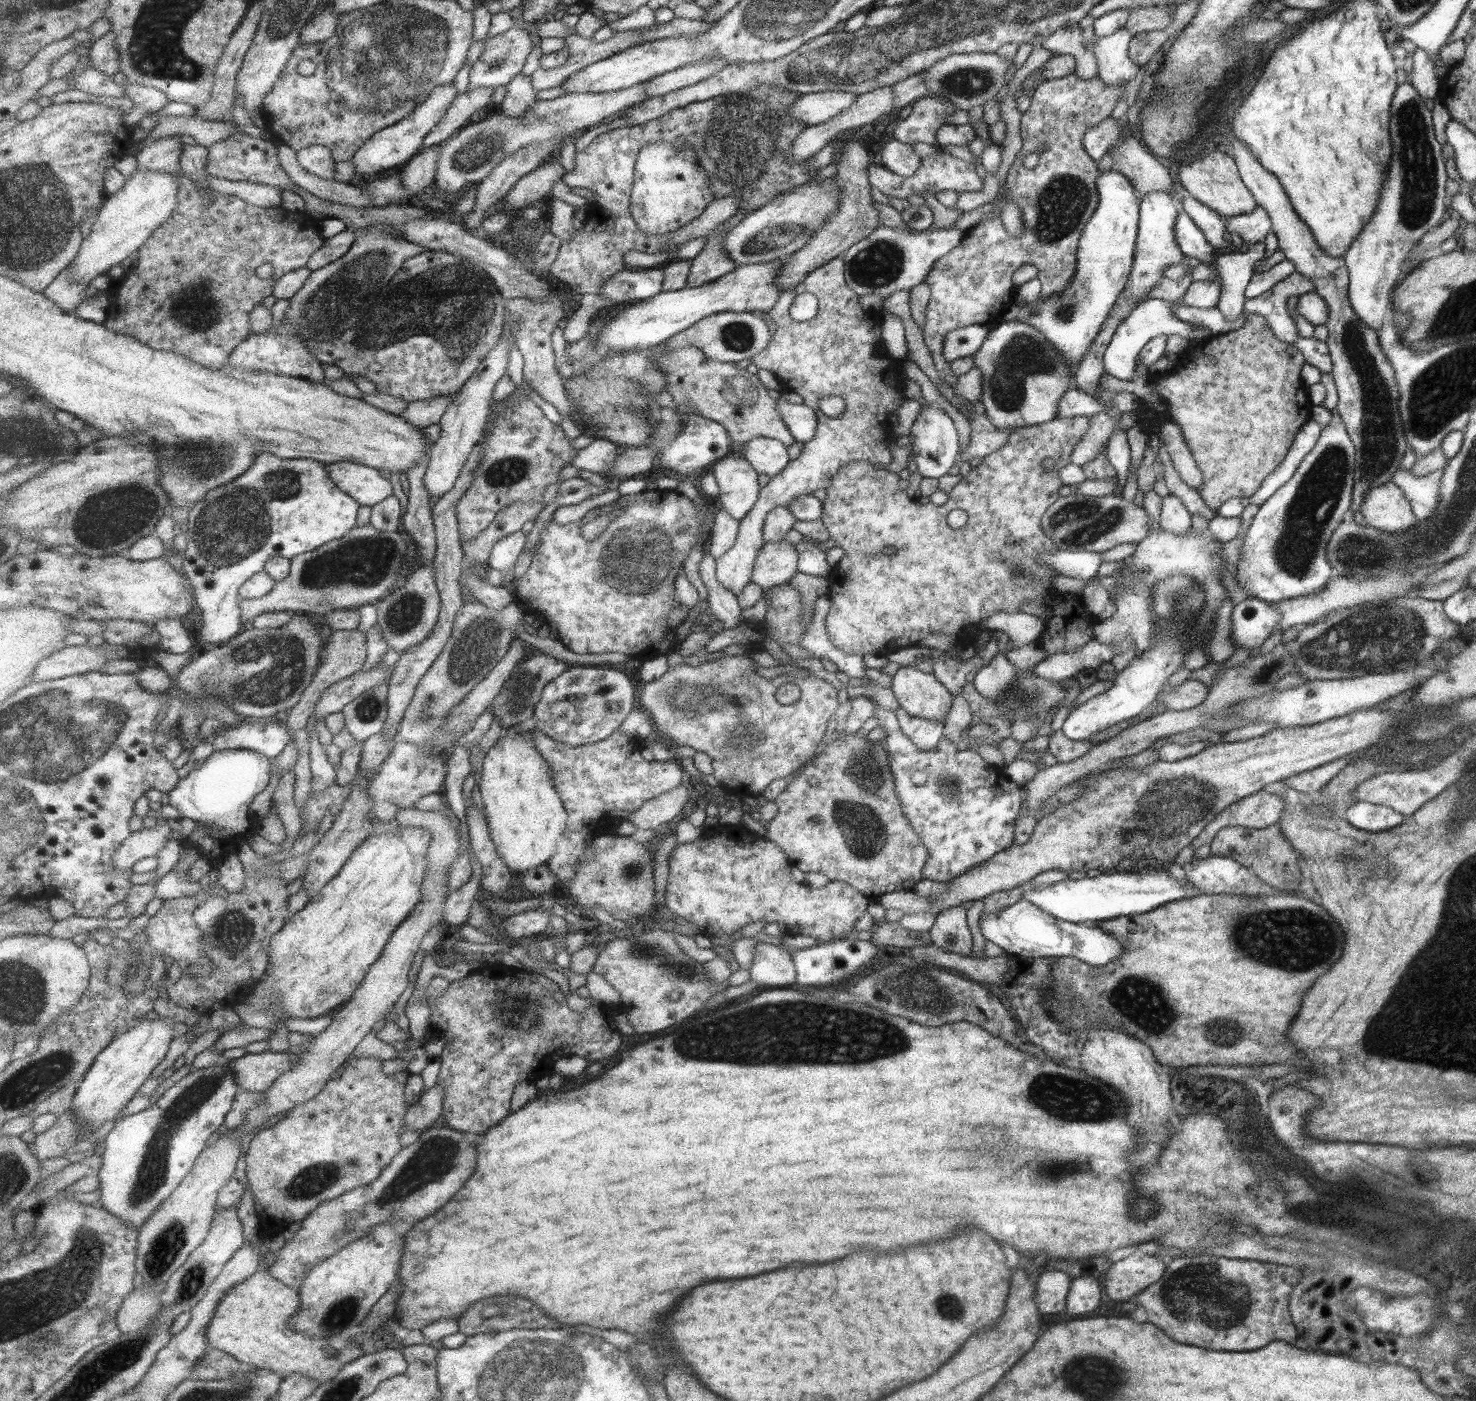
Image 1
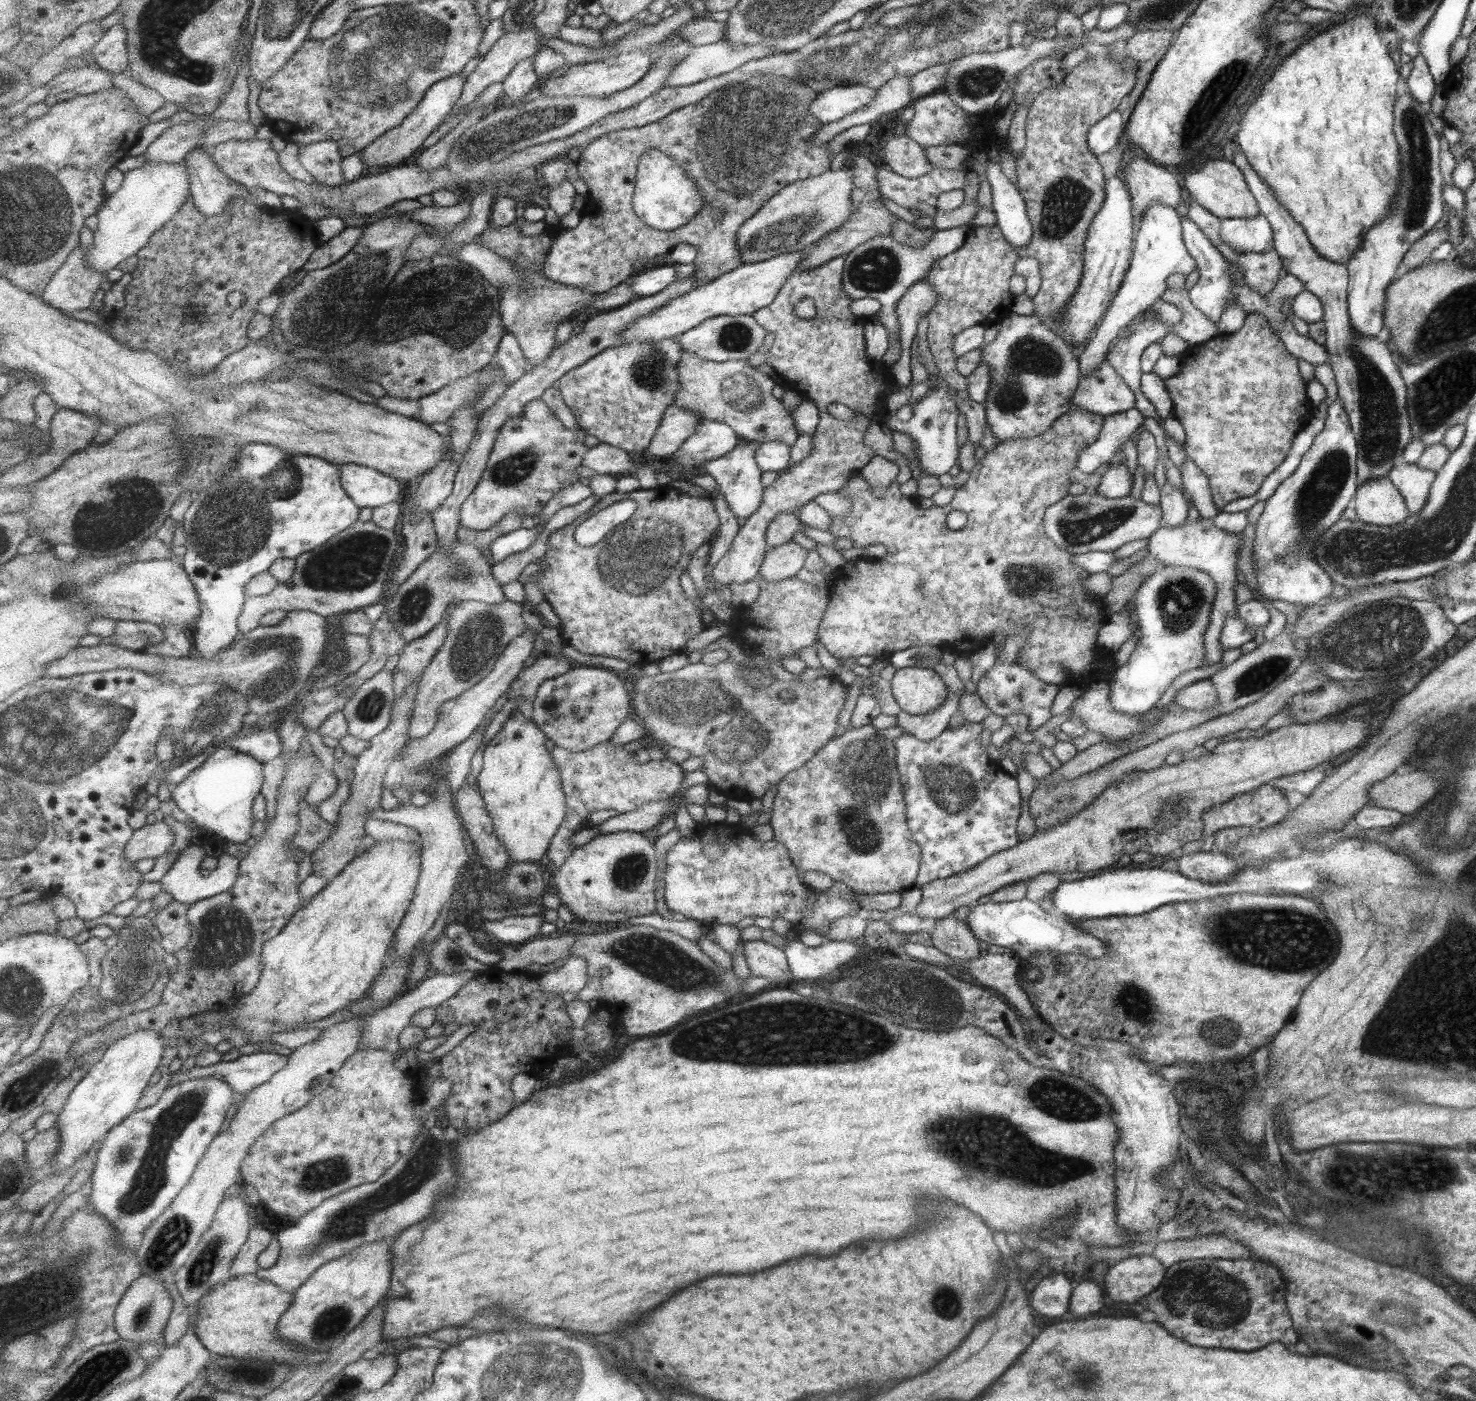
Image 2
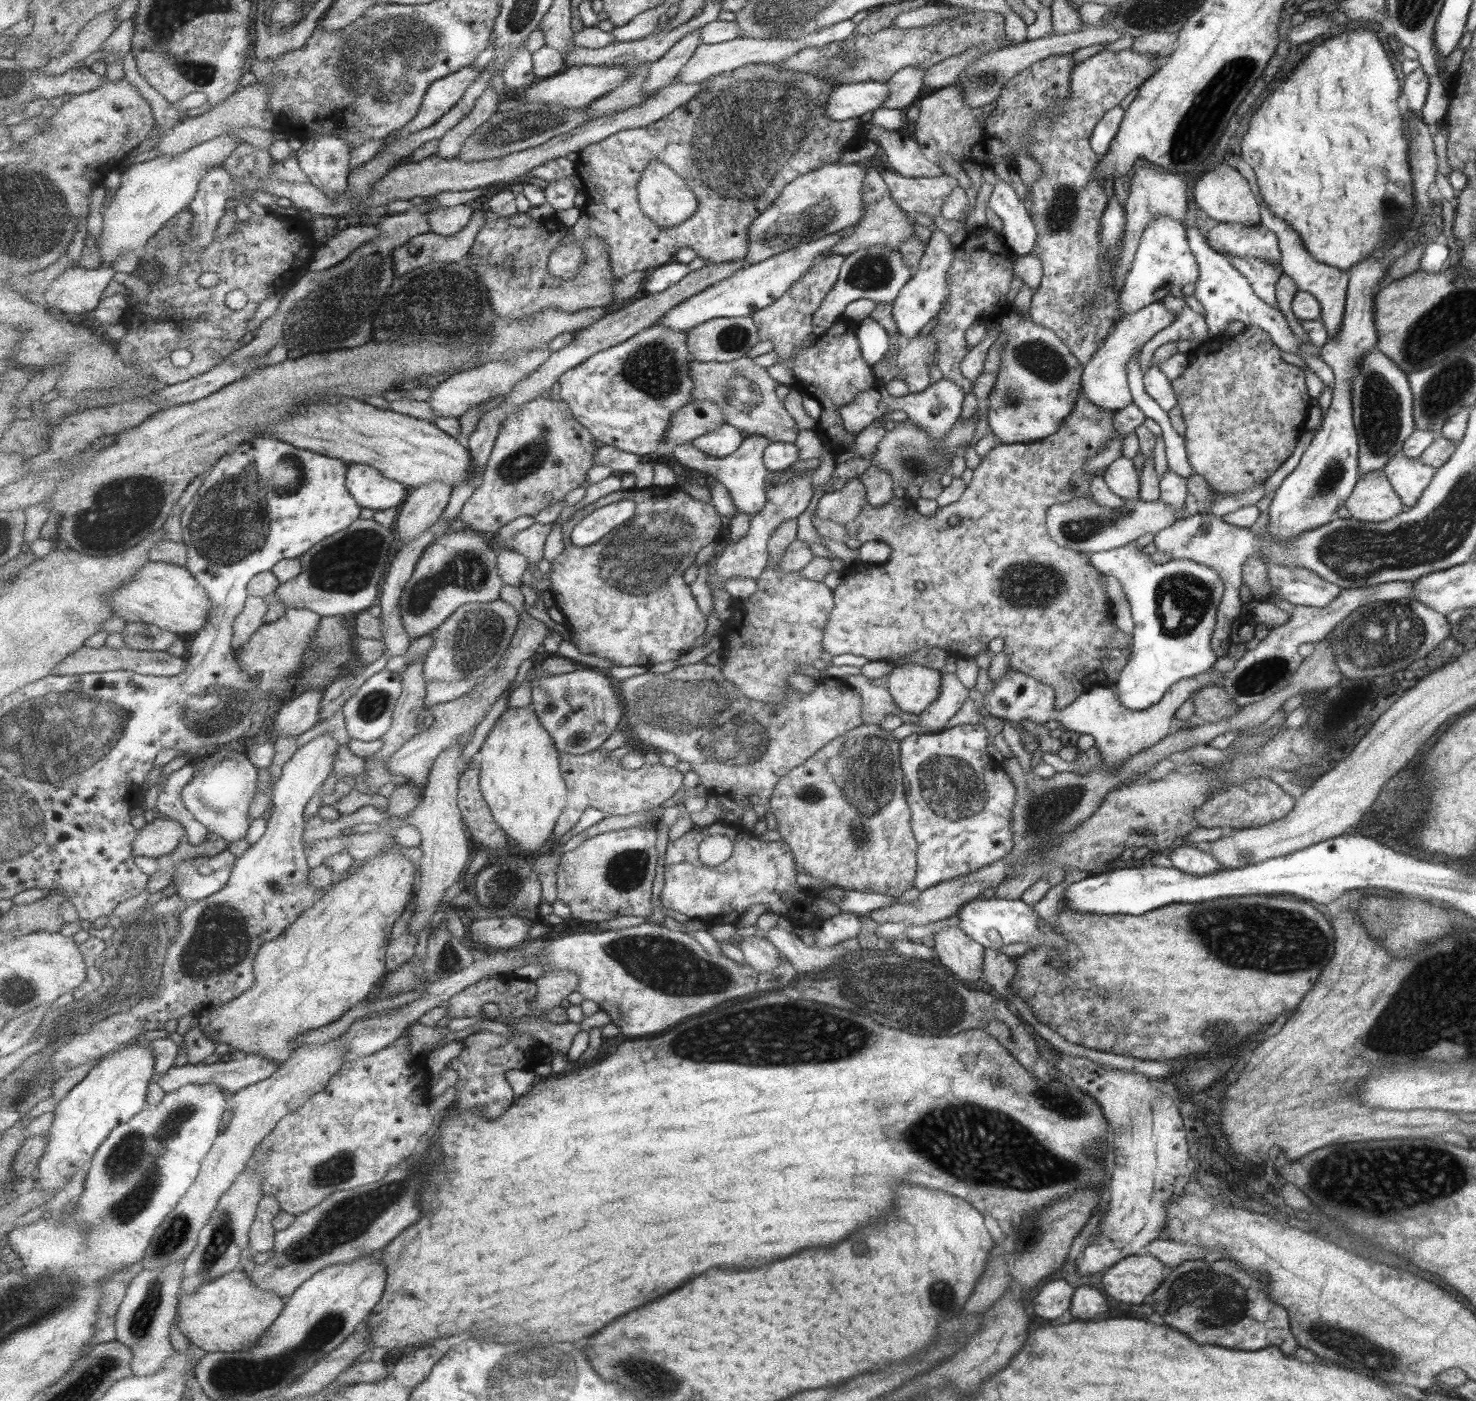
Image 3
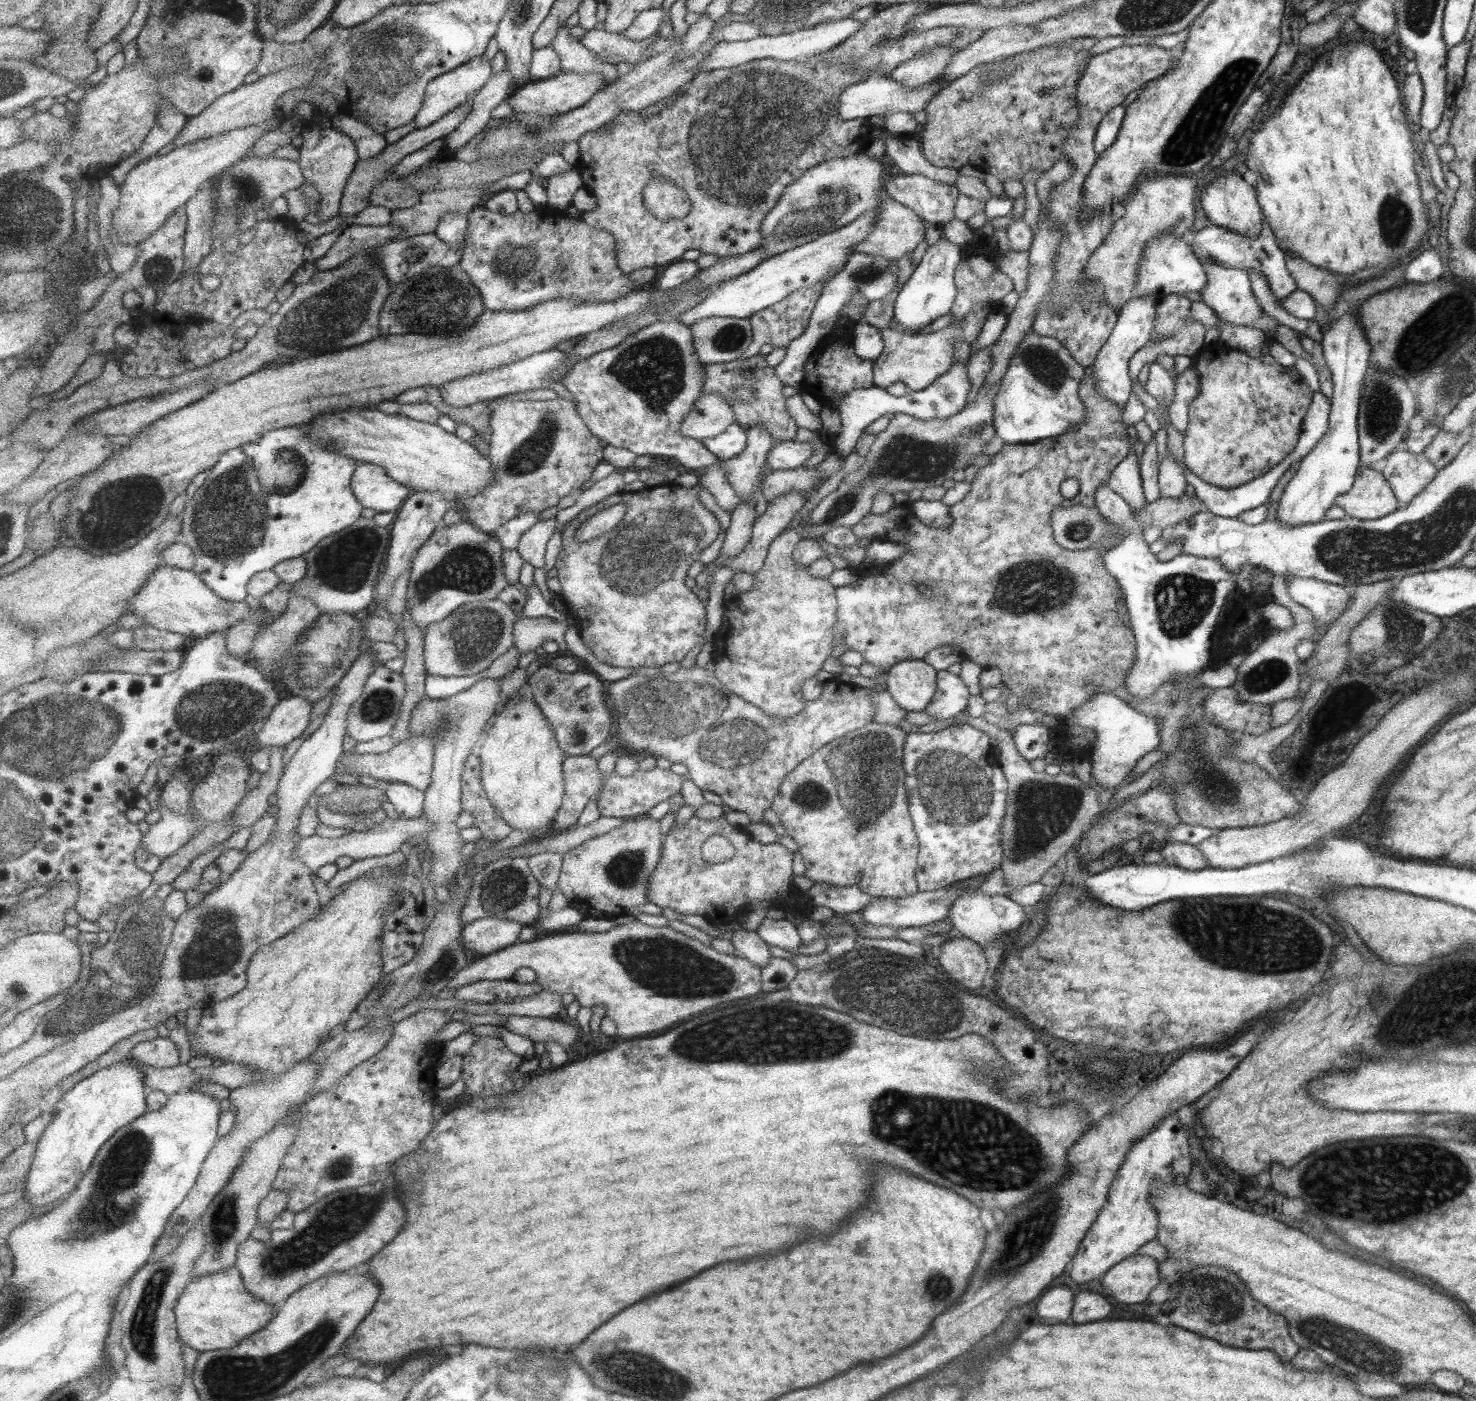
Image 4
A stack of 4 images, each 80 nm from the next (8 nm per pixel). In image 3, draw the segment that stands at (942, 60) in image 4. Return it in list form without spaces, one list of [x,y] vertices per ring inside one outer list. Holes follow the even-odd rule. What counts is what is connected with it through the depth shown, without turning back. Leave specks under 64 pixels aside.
[[[901,68],[886,82],[888,86],[888,96],[880,107],[892,109],[906,109],[912,103],[916,103],[921,95],[922,78],[925,69]]]

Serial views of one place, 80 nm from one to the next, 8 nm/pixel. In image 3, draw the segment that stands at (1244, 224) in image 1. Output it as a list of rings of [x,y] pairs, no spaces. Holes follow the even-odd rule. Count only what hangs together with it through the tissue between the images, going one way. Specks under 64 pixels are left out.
[[[1218,222],[1204,233],[1209,248],[1219,254],[1237,258],[1260,258],[1264,262],[1279,262],[1280,252],[1277,237],[1261,223],[1257,226],[1241,226]]]

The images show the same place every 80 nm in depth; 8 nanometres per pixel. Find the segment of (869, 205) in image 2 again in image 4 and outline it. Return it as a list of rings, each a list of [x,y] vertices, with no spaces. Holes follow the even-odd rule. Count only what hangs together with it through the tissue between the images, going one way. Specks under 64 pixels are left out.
[[[883,186],[880,188],[879,208],[875,210],[878,211],[876,224],[870,230],[867,238],[852,248],[853,253],[863,252],[865,254],[874,254],[892,262],[899,260],[901,256],[905,256],[905,254],[909,254],[915,250],[917,244],[924,240],[925,224],[923,224],[922,217],[918,217],[910,208],[898,204],[883,189]]]

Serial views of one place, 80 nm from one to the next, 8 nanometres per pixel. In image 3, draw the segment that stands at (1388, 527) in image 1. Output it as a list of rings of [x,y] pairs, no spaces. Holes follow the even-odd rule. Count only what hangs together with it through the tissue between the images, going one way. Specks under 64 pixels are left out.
[[[1381,469],[1361,473],[1357,486],[1341,505],[1348,510],[1351,518],[1374,523],[1393,518],[1404,510],[1397,493],[1391,488],[1389,478]]]

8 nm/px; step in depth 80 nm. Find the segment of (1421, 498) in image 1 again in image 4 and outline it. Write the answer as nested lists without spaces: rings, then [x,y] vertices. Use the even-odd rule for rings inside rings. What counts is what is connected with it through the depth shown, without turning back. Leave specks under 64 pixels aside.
[[[1403,448],[1386,456],[1382,475],[1390,483],[1402,509],[1434,479],[1437,471],[1423,452],[1411,453]]]

